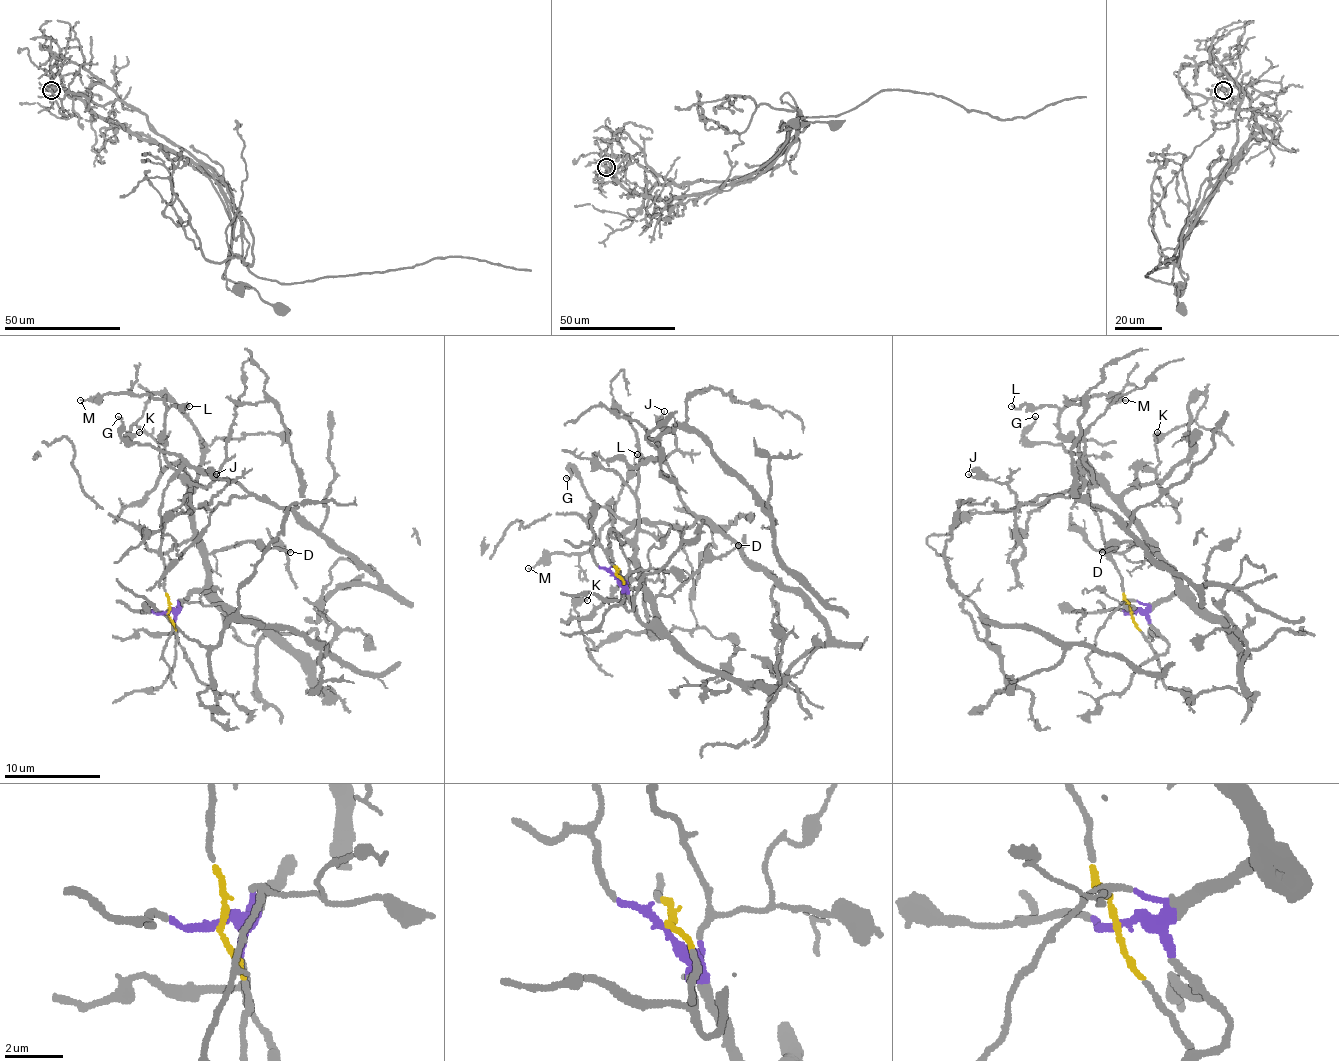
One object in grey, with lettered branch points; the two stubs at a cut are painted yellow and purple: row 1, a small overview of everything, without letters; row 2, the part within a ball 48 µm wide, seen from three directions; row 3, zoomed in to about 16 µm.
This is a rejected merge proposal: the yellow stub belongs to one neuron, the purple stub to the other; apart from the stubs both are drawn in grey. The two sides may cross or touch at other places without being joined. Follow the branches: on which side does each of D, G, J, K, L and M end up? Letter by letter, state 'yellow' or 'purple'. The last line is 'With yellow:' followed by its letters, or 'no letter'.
D: purple
G: yellow
J: purple
K: purple
L: purple
M: purple
With yellow: G

